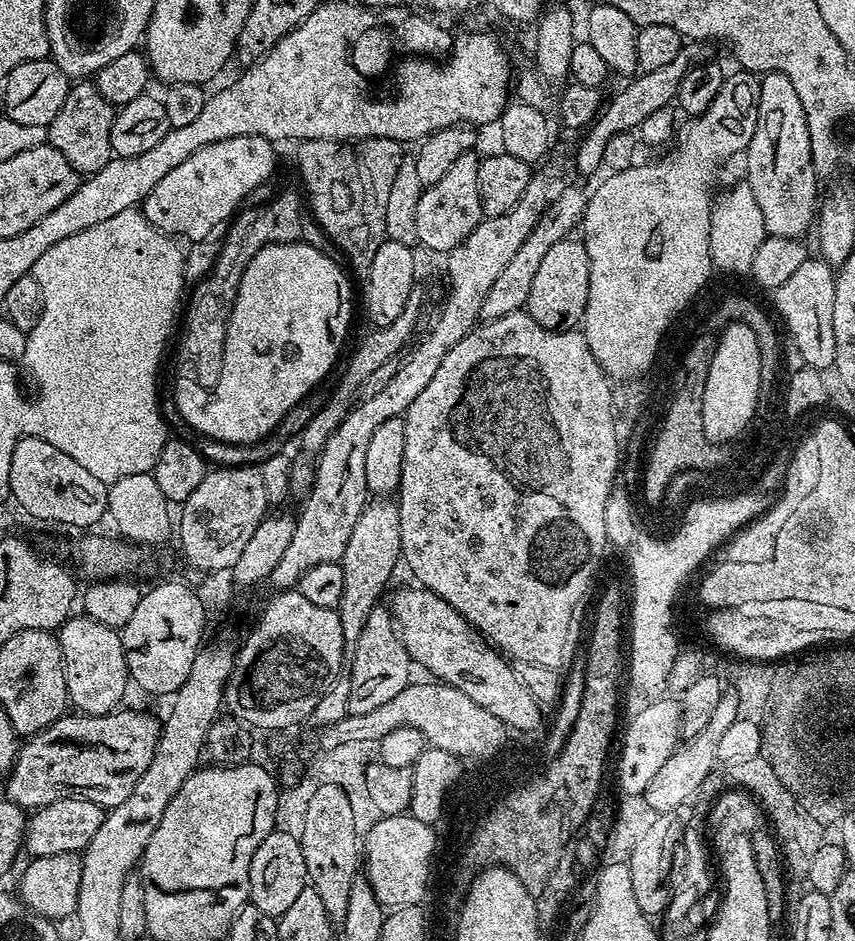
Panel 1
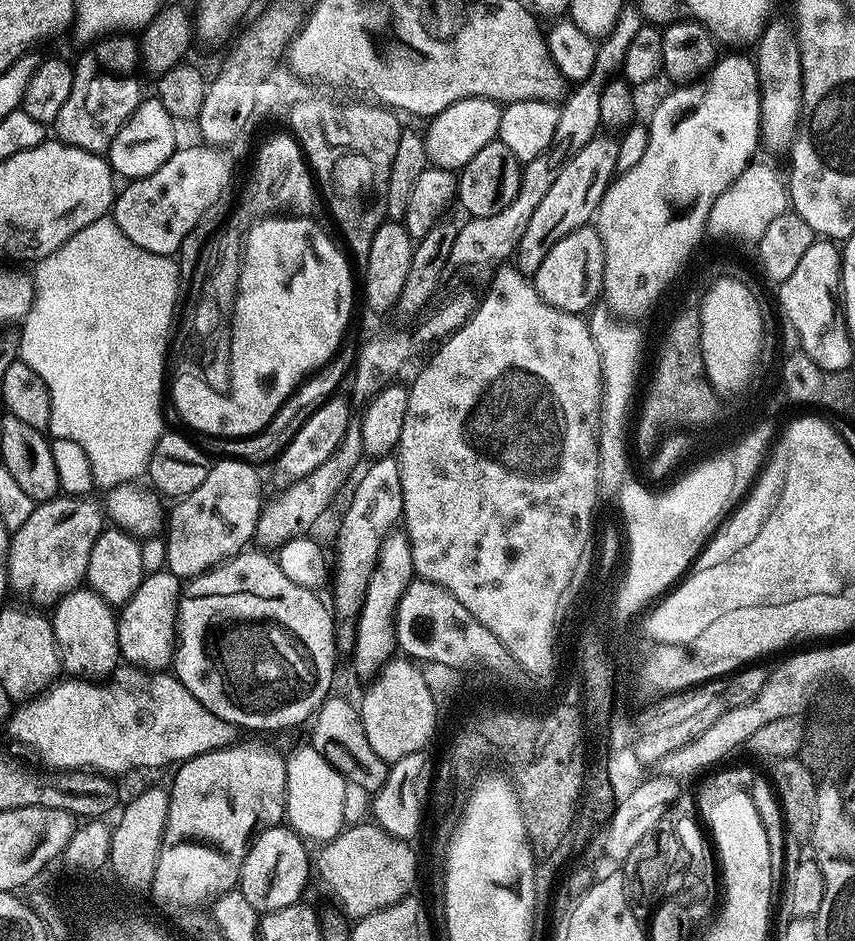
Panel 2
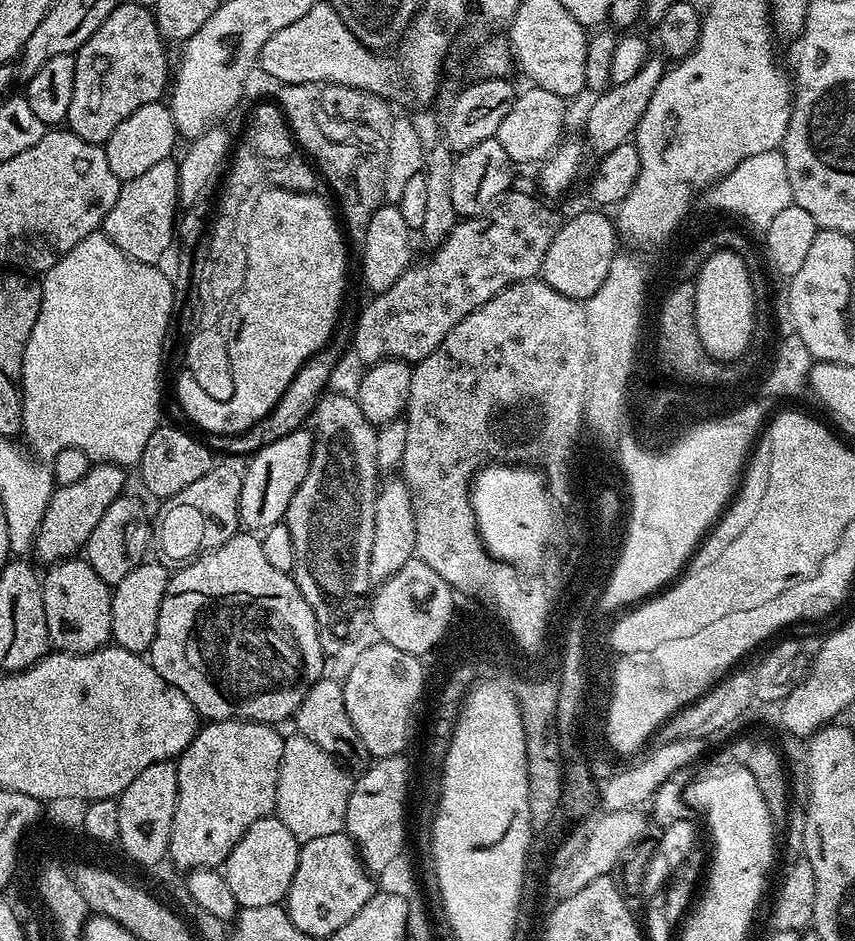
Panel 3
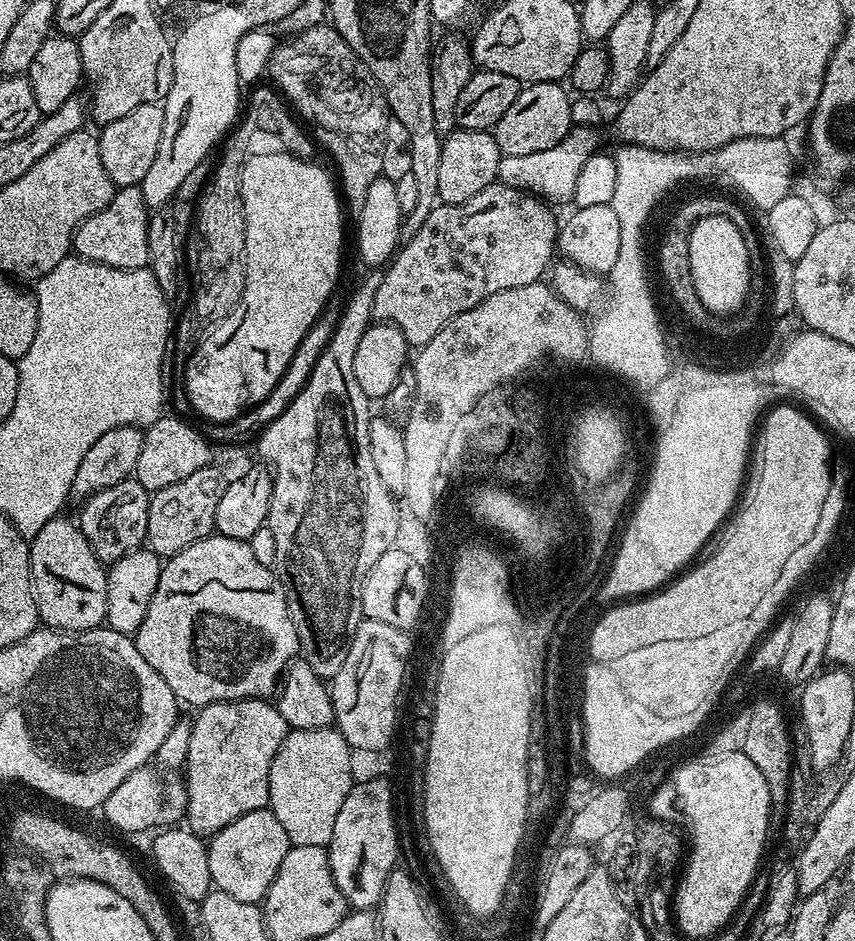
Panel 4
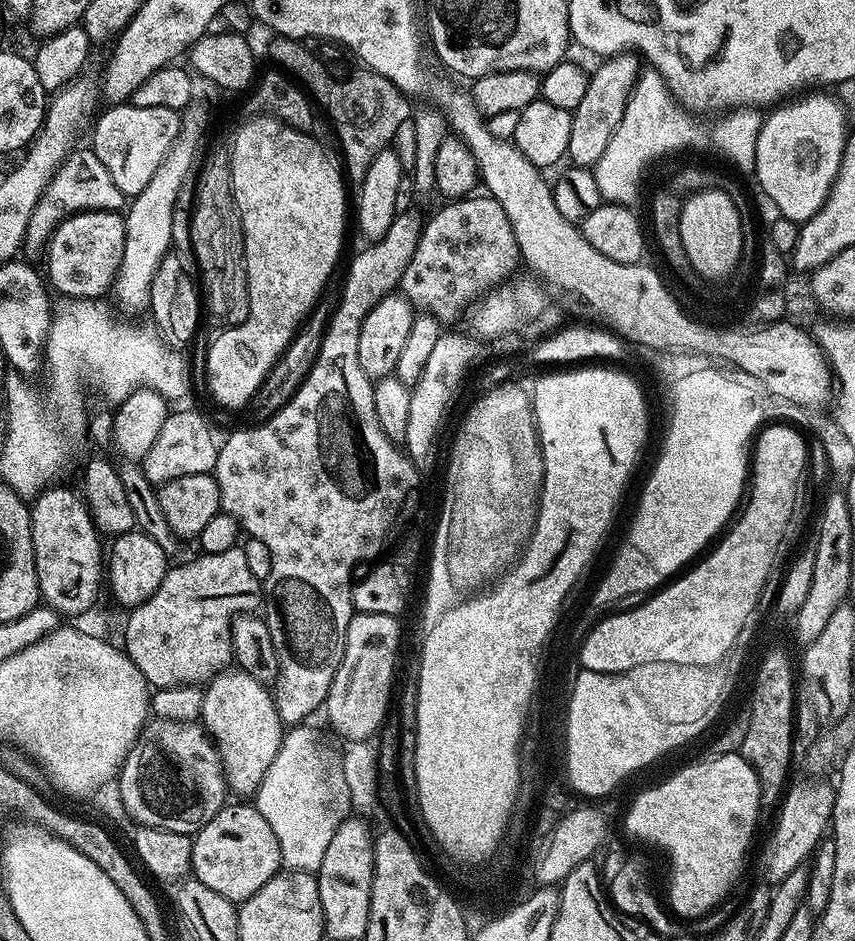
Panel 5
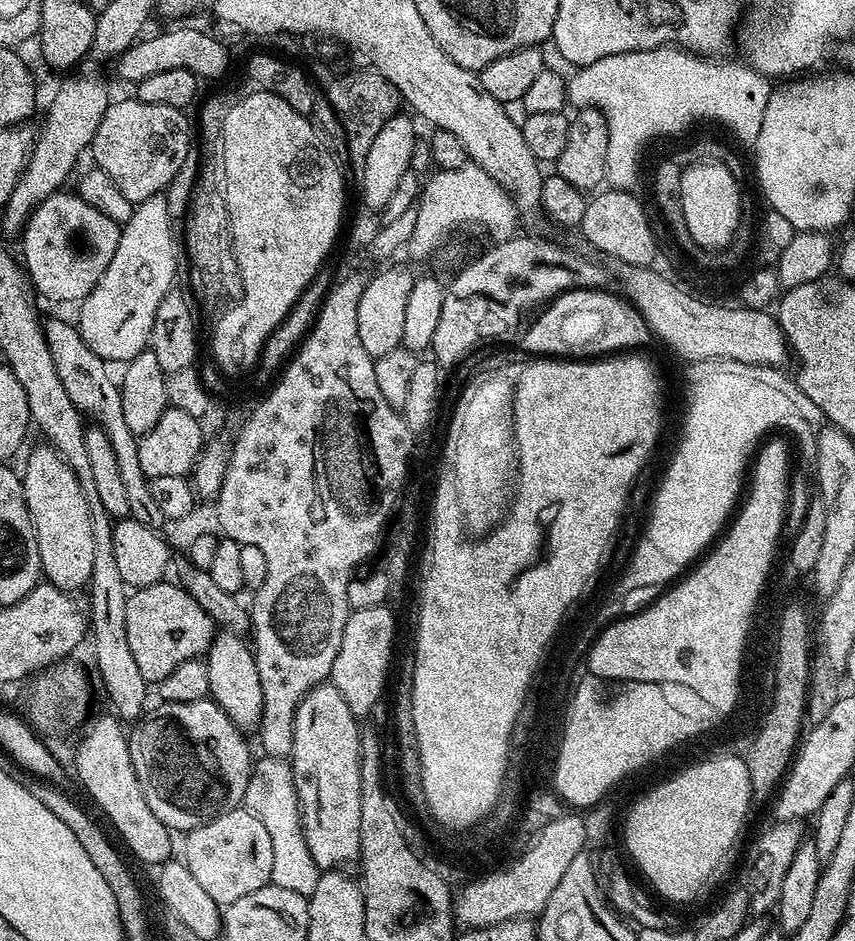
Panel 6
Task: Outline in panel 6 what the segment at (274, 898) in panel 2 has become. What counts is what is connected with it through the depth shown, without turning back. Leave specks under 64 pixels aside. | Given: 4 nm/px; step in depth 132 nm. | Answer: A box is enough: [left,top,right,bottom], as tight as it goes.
[183,806,274,906]

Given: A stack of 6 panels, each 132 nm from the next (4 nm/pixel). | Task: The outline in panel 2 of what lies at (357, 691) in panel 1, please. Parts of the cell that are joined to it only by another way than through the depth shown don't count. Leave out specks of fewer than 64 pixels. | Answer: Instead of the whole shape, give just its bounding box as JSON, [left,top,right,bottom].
[350,530,414,682]

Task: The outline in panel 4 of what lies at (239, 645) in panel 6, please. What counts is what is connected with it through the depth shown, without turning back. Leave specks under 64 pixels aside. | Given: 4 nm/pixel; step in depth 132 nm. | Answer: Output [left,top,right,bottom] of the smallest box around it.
[186,699,290,838]

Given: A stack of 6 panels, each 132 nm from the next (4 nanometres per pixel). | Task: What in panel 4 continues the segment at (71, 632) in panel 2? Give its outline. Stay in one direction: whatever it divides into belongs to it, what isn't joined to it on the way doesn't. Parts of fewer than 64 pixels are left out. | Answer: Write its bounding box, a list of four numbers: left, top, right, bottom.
[28,518,108,632]

